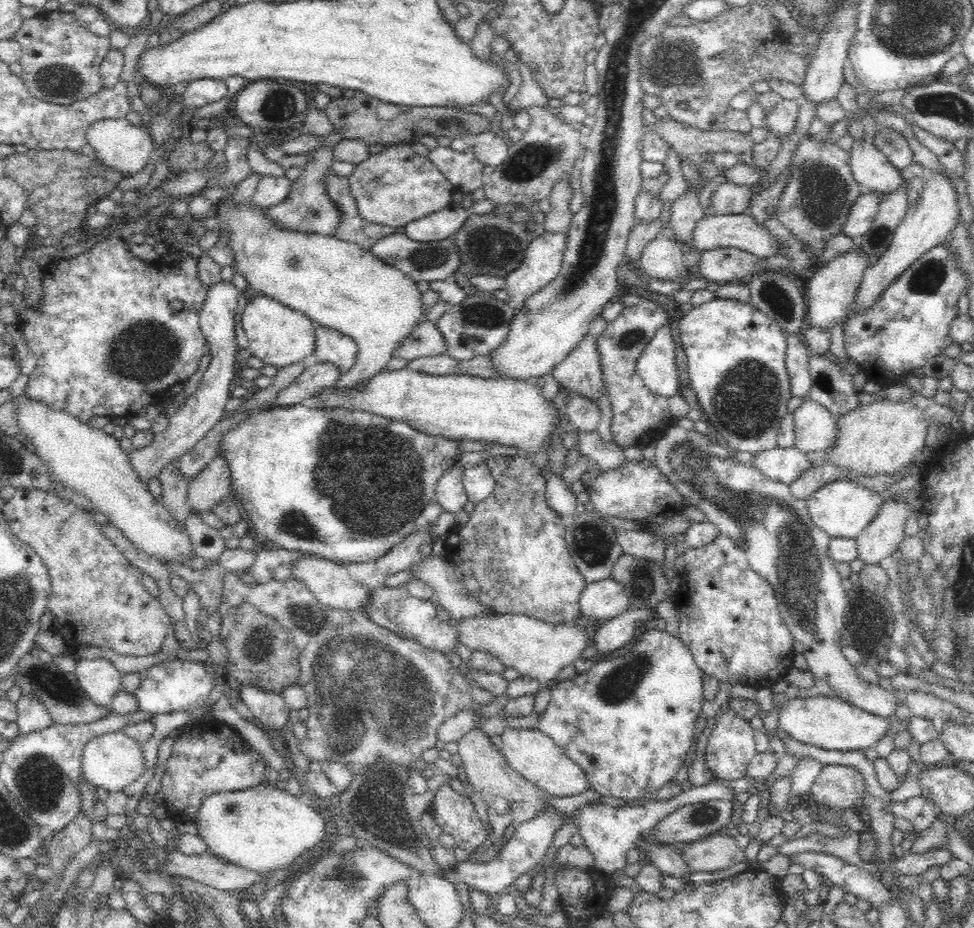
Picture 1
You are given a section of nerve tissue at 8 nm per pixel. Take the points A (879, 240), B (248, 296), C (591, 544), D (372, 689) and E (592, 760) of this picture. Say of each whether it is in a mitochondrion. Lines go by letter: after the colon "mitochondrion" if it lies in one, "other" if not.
A: mitochondrion
B: other
C: mitochondrion
D: mitochondrion
E: other

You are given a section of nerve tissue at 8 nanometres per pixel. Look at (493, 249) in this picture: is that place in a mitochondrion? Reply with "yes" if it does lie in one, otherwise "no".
yes

